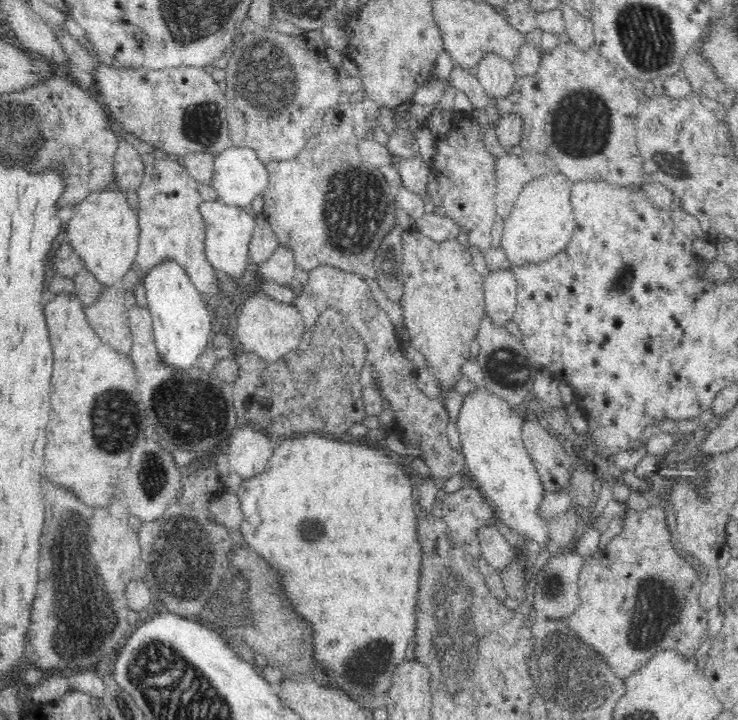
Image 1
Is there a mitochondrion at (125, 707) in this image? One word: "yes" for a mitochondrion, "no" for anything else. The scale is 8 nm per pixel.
yes

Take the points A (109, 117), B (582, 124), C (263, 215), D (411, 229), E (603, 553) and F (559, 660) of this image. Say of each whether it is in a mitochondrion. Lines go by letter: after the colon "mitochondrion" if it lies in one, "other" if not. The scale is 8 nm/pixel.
A: other
B: mitochondrion
C: other
D: other
E: other
F: mitochondrion

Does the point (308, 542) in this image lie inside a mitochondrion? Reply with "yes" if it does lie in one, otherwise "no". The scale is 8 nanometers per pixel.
yes

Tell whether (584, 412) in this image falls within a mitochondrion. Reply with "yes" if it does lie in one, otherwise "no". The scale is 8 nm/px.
no

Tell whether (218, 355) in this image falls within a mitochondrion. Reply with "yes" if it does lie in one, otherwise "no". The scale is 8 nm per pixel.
no

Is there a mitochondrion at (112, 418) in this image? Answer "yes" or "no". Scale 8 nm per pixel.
yes

